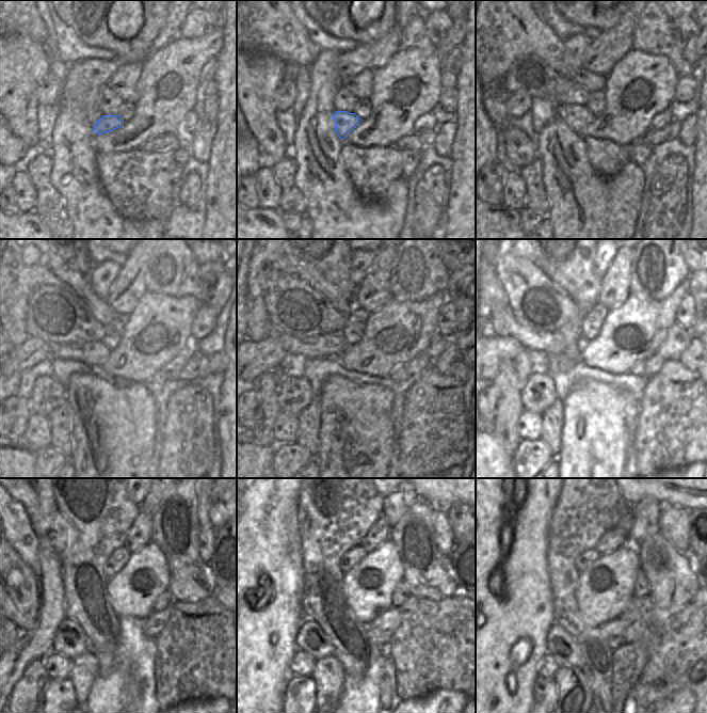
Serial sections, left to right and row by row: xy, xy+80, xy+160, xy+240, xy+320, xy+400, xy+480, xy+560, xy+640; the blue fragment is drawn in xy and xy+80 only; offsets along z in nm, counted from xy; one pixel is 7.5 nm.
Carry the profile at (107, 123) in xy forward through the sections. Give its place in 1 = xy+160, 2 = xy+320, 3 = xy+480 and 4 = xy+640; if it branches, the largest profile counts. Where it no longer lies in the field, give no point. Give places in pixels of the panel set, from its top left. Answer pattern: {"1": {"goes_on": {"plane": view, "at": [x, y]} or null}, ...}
{"1": {"goes_on": {"plane": "xy+160", "at": [578, 117]}}, "2": {"goes_on": {"plane": "xy+320", "at": [332, 345]}}, "3": {"goes_on": {"plane": "xy+480", "at": [19, 534]}}, "4": {"goes_on": null}}

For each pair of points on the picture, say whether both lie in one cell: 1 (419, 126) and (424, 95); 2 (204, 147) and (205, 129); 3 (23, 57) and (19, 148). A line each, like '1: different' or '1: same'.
1: different
2: same
3: different

